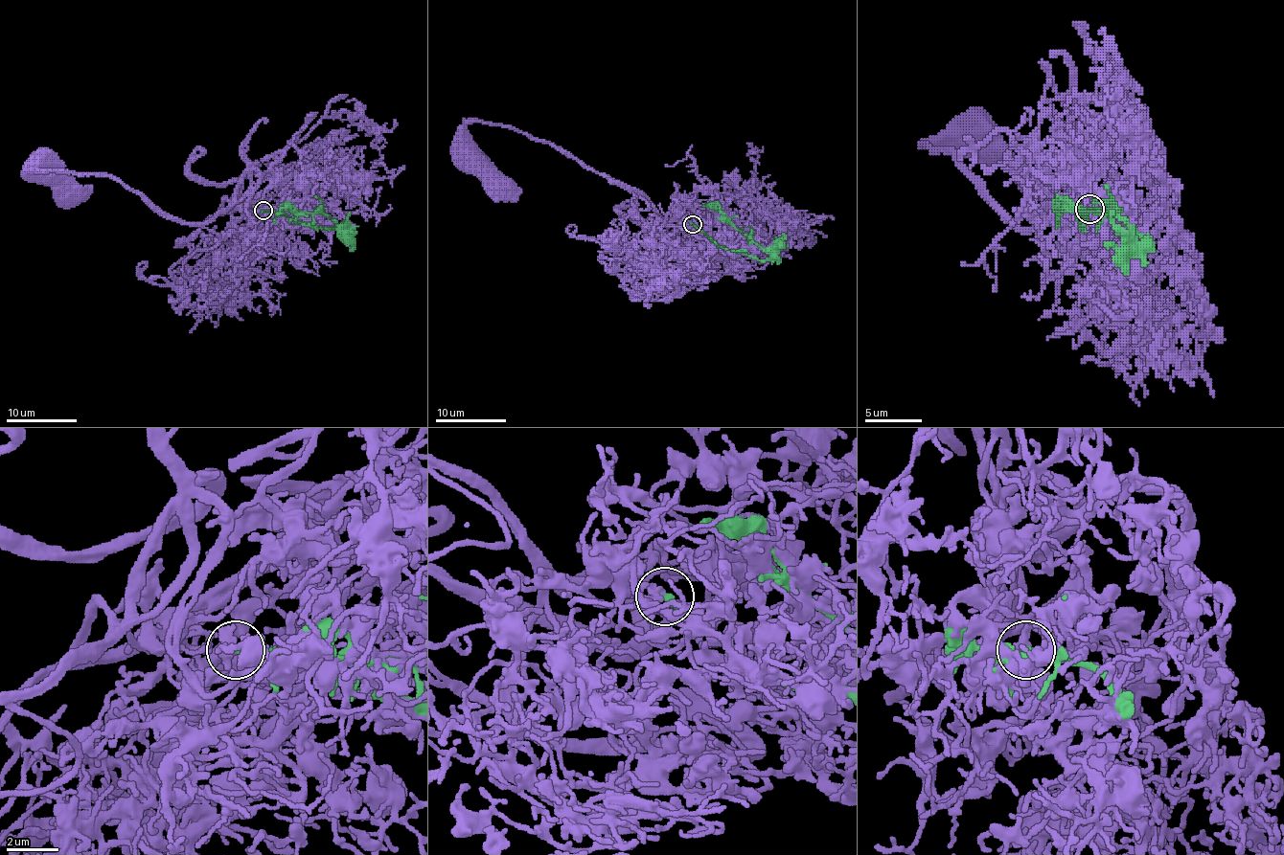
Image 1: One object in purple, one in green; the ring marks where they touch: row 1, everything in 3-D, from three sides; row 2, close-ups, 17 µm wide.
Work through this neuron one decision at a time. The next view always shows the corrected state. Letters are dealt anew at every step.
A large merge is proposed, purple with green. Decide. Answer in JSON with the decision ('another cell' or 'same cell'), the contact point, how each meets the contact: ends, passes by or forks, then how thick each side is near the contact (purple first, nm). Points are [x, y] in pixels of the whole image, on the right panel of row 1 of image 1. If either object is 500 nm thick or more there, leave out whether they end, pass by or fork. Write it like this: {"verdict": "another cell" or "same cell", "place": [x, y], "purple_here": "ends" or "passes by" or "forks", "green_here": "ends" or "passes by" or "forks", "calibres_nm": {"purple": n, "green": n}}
{"verdict": "another cell", "place": [1089, 209], "purple_here": "passes by", "green_here": "ends", "calibres_nm": {"purple": 300, "green": 260}}

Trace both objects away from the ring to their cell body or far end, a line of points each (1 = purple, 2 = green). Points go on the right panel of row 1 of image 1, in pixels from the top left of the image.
1: (1090, 208), (1082, 188), (1036, 228), (1021, 228), (953, 154), (925, 146), (976, 148), (976, 137)
2: (1090, 208), (1102, 208), (1134, 231), (1148, 236), (1142, 242), (1134, 239), (1116, 213), (1065, 208), (1056, 228)

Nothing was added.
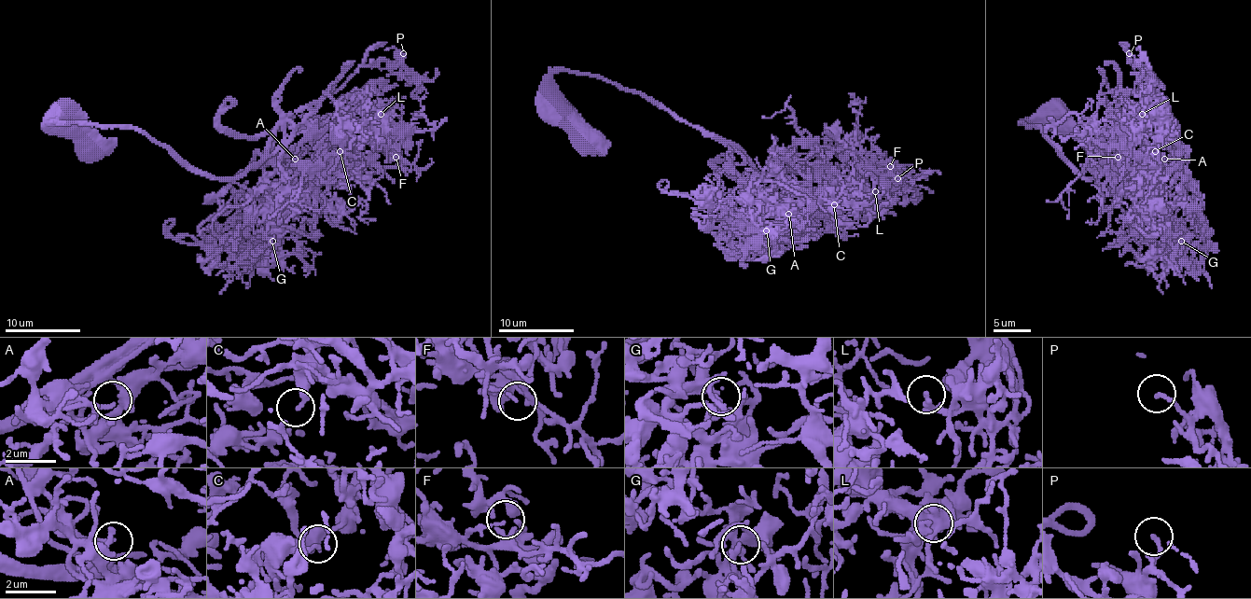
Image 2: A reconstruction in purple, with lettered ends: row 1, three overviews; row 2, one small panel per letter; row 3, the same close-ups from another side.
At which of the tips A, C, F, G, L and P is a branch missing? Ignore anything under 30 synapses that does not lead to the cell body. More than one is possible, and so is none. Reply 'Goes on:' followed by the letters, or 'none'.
Goes on: P

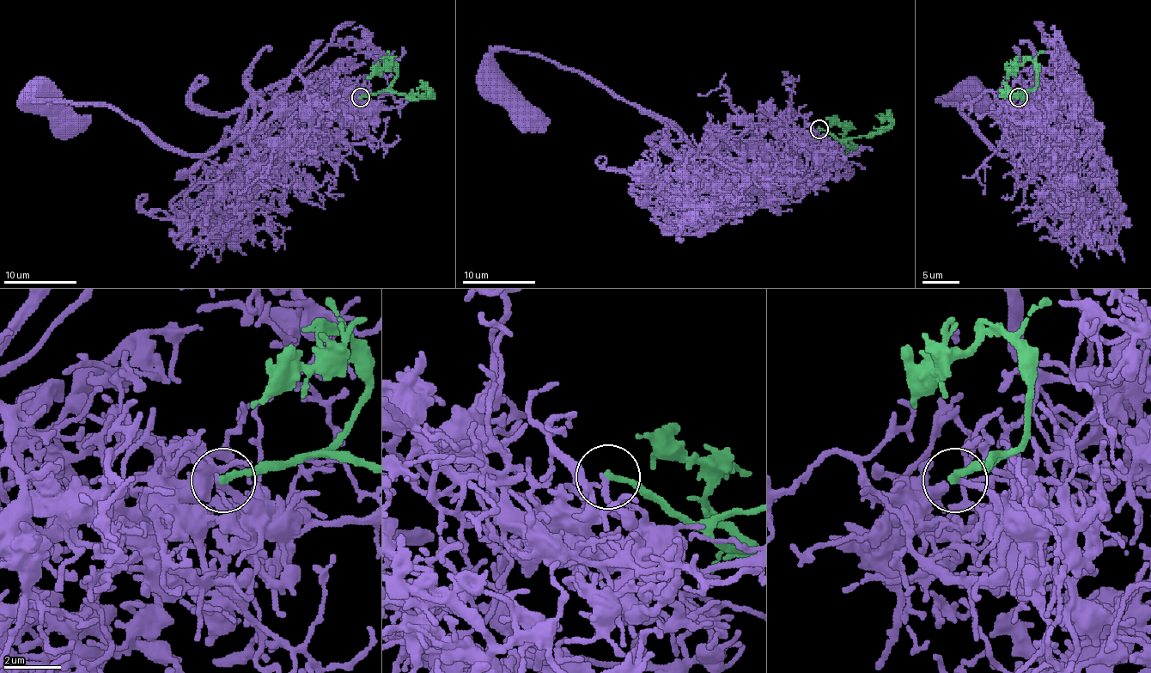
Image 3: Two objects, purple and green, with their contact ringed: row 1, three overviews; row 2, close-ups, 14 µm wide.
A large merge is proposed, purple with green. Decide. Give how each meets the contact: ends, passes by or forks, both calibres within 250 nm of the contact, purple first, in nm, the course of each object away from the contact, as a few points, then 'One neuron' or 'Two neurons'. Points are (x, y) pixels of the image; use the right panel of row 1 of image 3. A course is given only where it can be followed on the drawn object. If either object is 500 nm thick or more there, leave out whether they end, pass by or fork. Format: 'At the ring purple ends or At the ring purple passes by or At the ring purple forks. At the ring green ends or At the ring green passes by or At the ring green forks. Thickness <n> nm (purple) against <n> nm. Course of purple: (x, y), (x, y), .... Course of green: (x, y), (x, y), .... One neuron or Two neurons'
At the ring purple ends. At the ring green ends. Thickness 220 nm (purple) against 200 nm. Course of purple: (1018, 97), (1039, 119), (1038, 106), (1039, 131), (1001, 154), (939, 100), (972, 94). Course of green: (1018, 97), (1025, 94), (1036, 86), (1036, 65), (1025, 60), (1018, 64), (1007, 78). Two neurons

